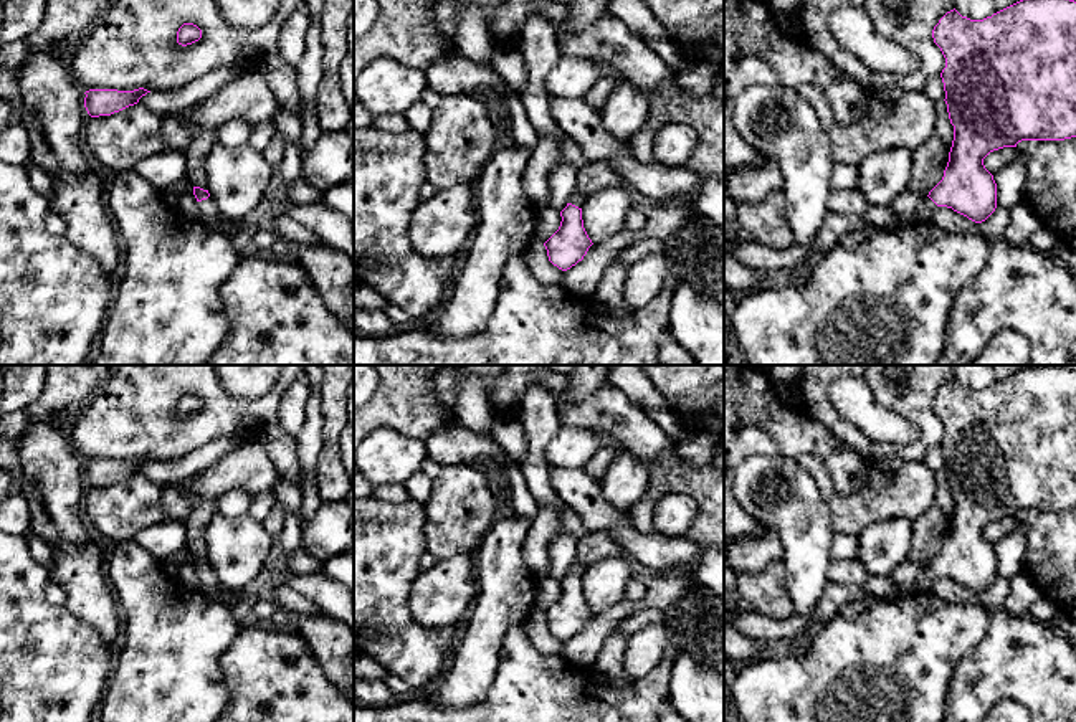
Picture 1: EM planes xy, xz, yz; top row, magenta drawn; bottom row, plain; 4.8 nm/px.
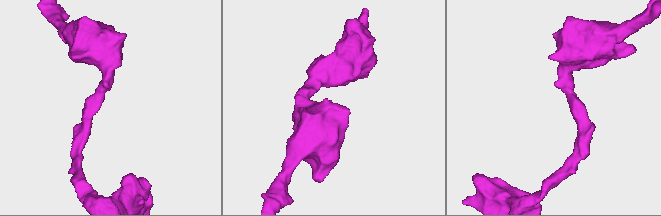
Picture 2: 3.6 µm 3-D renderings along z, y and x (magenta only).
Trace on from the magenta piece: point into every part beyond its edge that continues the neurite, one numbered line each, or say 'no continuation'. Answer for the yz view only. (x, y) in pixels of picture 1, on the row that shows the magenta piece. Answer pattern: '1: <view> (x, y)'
1: yz (924, 212)

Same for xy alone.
1: xy (209, 210)

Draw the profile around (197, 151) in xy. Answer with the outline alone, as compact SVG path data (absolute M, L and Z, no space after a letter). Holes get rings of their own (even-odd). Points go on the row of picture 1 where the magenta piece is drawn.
M205 132L182 150L187 160L187 182L192 187L208 190L208 175L205 172L205 164L215 144L217 132Z

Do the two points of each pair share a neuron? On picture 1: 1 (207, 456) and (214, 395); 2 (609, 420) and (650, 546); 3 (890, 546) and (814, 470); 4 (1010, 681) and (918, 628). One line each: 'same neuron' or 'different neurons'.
1: different neurons
2: different neurons
3: different neurons
4: different neurons

